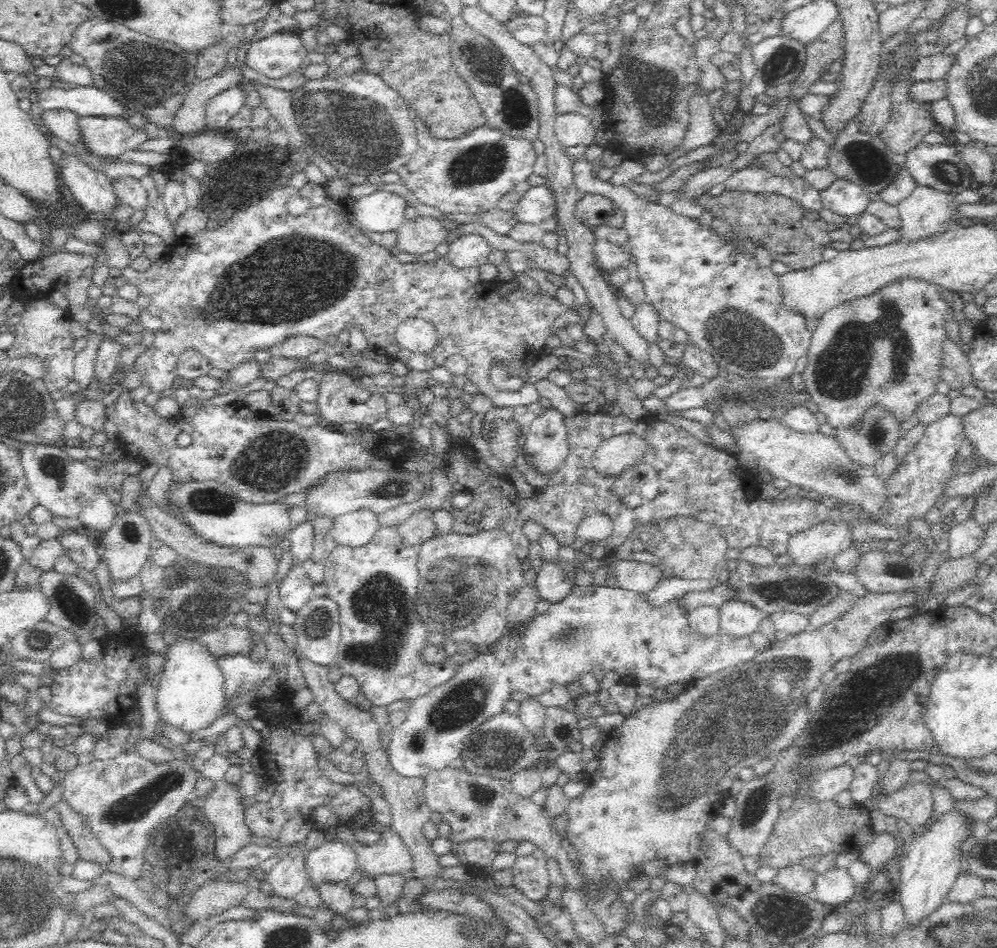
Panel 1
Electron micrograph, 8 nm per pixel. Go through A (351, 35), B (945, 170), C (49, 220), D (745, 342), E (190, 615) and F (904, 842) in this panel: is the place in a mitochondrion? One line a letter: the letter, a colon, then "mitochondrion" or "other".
A: other
B: mitochondrion
C: other
D: mitochondrion
E: mitochondrion
F: other

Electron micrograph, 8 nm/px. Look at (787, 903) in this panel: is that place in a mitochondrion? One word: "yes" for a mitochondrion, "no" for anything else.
no

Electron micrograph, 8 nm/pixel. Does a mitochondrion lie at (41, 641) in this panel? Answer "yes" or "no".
yes

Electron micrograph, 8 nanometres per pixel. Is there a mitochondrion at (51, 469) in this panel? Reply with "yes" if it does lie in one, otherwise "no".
yes

